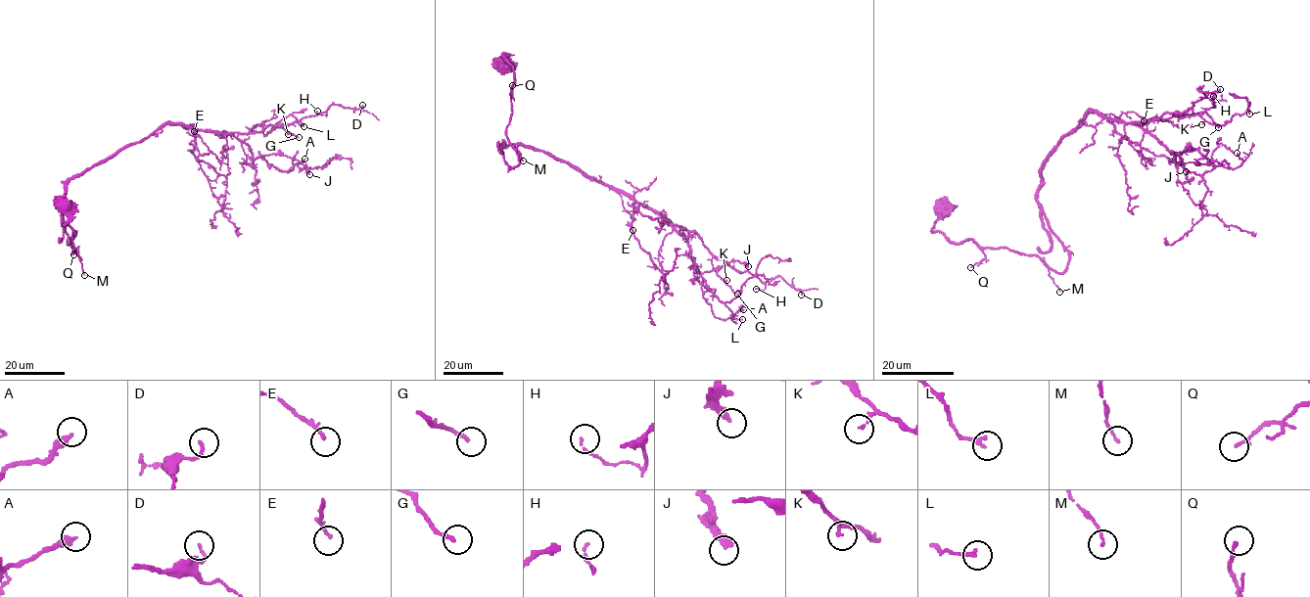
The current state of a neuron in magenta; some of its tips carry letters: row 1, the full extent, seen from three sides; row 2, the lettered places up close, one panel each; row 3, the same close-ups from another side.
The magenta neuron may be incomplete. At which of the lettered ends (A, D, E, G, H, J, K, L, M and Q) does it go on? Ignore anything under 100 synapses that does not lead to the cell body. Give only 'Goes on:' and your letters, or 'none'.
Goes on: none

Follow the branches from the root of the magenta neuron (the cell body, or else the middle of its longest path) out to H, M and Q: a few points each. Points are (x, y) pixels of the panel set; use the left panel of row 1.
H: (64, 206), (80, 258), (64, 220), (69, 180), (165, 124), (256, 133), (326, 115), (317, 111)
M: (64, 206), (68, 217), (64, 224), (76, 234), (73, 232), (73, 239), (68, 244), (79, 255), (84, 275)
Q: (64, 206), (68, 217), (64, 224), (76, 234), (73, 232), (73, 254)

